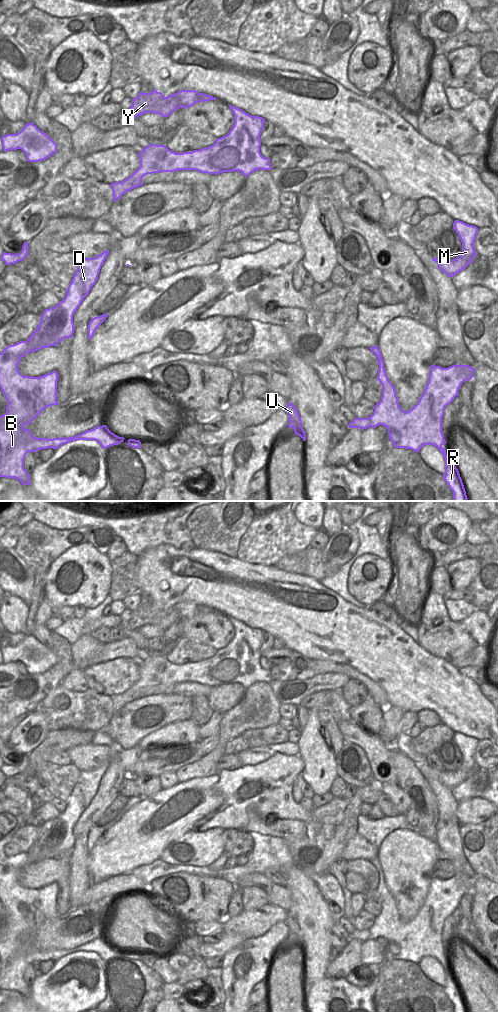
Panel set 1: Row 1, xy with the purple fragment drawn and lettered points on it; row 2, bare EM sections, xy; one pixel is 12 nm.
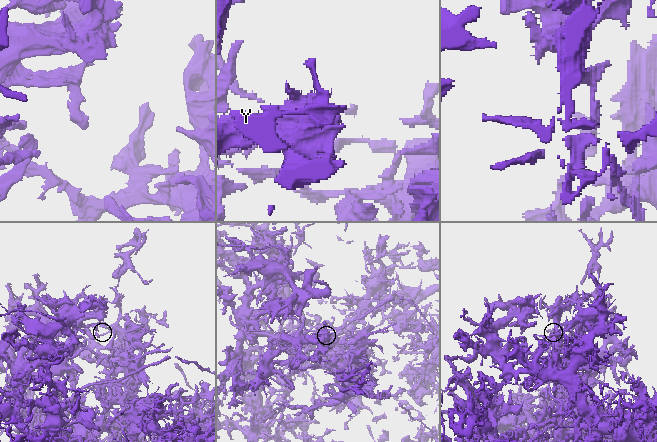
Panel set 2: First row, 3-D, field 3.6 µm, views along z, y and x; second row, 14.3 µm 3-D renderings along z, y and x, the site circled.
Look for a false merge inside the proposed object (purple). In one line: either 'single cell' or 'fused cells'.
fused cells

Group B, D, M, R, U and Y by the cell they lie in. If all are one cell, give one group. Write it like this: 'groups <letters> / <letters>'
groups B D M R U / Y

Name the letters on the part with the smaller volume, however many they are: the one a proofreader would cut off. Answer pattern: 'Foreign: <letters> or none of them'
Foreign: Y.

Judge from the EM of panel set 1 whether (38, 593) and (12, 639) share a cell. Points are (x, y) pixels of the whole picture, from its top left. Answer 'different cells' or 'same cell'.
same cell

